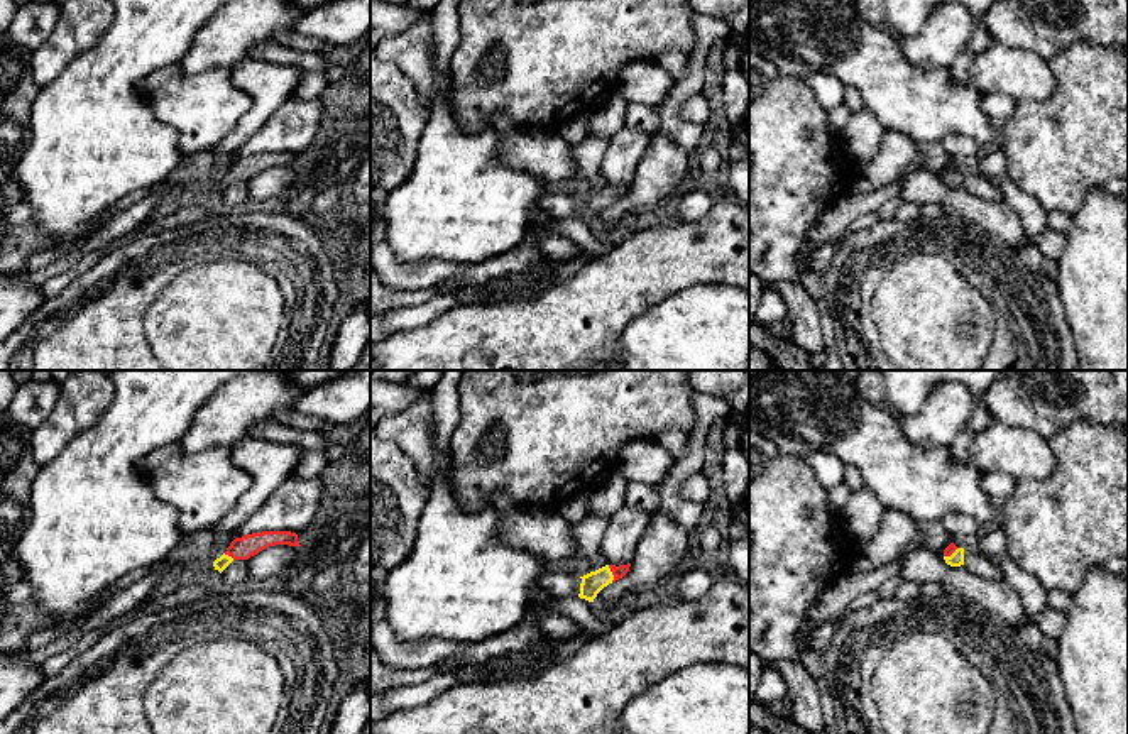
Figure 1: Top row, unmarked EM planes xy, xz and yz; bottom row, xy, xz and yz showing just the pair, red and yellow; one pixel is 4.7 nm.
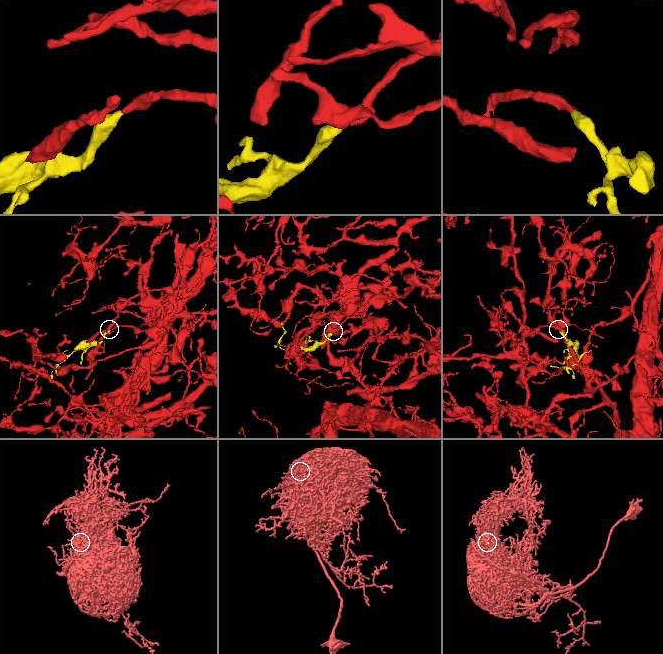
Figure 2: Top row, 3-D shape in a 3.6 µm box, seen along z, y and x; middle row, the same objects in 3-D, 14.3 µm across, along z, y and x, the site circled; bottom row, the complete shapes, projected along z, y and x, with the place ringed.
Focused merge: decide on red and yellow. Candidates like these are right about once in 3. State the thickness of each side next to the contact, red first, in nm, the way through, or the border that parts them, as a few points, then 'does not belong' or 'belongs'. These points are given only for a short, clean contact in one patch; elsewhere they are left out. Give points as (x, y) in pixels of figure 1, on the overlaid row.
60 nm thick on the red side, 100 nm on the other; runs through xz (621, 570), (613, 574), (594, 582); belongs

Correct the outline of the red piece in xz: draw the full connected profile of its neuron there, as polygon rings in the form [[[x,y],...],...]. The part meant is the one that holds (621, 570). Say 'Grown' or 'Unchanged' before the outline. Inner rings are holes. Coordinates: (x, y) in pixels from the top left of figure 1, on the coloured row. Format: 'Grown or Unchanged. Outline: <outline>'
Grown. Outline: [[[631,563],[627,565],[605,565],[595,572],[590,572],[582,578],[582,583],[580,583],[580,594],[578,597],[580,599],[585,599],[589,602],[594,602],[594,599],[597,597],[597,594],[607,587],[609,583],[622,578],[627,572],[629,572],[629,567]]]

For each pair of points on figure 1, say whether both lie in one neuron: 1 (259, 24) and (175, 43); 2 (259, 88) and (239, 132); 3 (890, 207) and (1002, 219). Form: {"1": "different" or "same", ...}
{"1": "different", "2": "same", "3": "different"}

